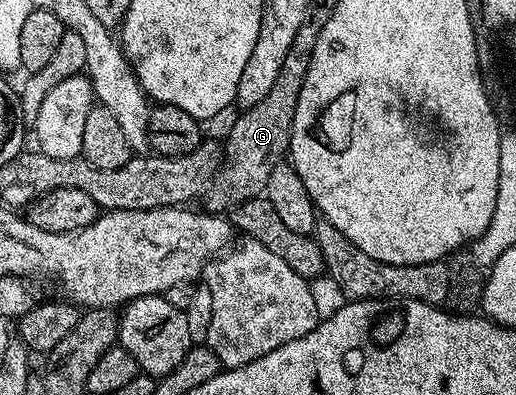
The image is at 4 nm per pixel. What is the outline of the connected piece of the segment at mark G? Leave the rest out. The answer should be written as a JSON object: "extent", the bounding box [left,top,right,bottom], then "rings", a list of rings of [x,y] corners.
{"extent":[203,25,319,214],"rings":[[[314,25],[301,26],[292,41],[290,51],[287,52],[283,68],[279,70],[279,78],[275,80],[274,87],[259,104],[238,115],[223,144],[224,160],[221,169],[206,185],[203,203],[205,202],[204,209],[208,213],[223,214],[232,211],[238,204],[260,197],[264,193],[271,169],[282,161],[288,151],[299,92],[302,90],[307,68],[310,67],[311,52],[314,51],[318,32],[319,28]]]}

